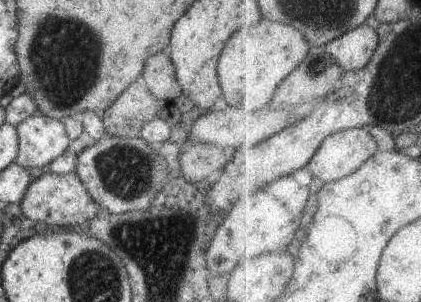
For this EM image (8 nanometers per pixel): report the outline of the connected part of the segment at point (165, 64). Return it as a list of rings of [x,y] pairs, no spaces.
[[[167,51],[155,54],[146,60],[141,81],[156,98],[173,103],[182,93],[175,69]]]

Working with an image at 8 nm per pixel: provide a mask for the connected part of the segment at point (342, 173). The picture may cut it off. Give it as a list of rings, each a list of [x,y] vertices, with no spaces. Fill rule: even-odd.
[[[353,128],[329,136],[308,168],[325,183],[338,182],[358,172],[379,151],[370,128]]]

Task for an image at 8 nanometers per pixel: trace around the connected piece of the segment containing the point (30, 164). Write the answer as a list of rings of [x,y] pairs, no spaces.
[[[44,114],[17,124],[19,151],[15,162],[27,169],[40,169],[73,146],[62,120]]]

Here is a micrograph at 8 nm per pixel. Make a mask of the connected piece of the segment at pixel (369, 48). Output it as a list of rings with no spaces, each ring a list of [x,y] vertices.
[[[364,24],[331,41],[327,49],[336,56],[347,72],[368,66],[381,42],[378,29]]]

